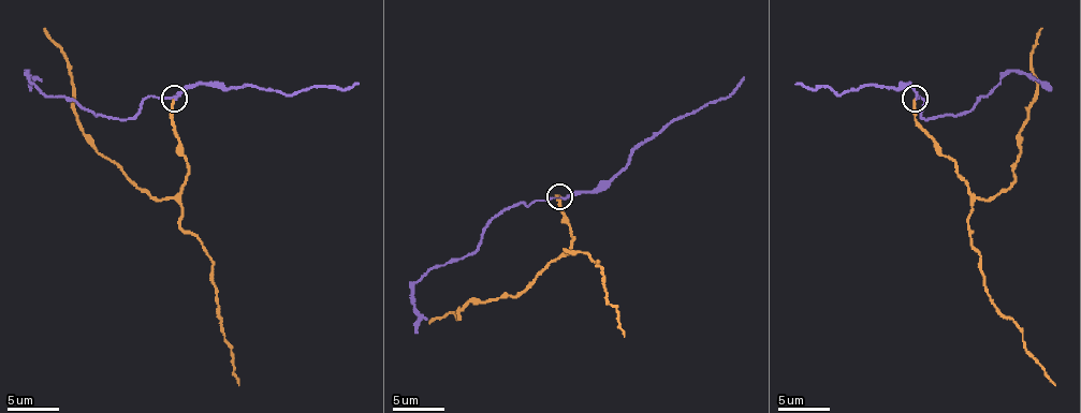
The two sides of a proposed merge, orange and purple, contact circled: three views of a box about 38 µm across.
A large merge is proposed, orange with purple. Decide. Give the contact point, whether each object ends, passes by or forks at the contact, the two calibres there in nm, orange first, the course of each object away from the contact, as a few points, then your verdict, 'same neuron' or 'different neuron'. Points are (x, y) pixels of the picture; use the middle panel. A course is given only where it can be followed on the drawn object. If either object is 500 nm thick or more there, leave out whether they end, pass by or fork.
at (559, 196); orange ends there; purple passes by; 170 nm thick on the orange side, 170 nm on the other; orange runs (558, 195), (564, 219), (574, 237), (564, 252), (514, 297), (467, 301), (457, 318), (452, 312), (428, 323); purple runs (558, 198), (504, 208), (483, 232), (478, 248), (434, 266), (413, 284), (415, 333); different neuron

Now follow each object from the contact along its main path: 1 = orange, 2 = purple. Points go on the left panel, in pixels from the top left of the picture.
1: (173, 98), (178, 149), (189, 162), (189, 175), (178, 193), (152, 198), (82, 131), (67, 56), (43, 28)
2: (173, 98), (147, 98), (131, 118), (118, 118), (98, 116), (74, 100), (48, 98), (28, 72), (30, 90)

